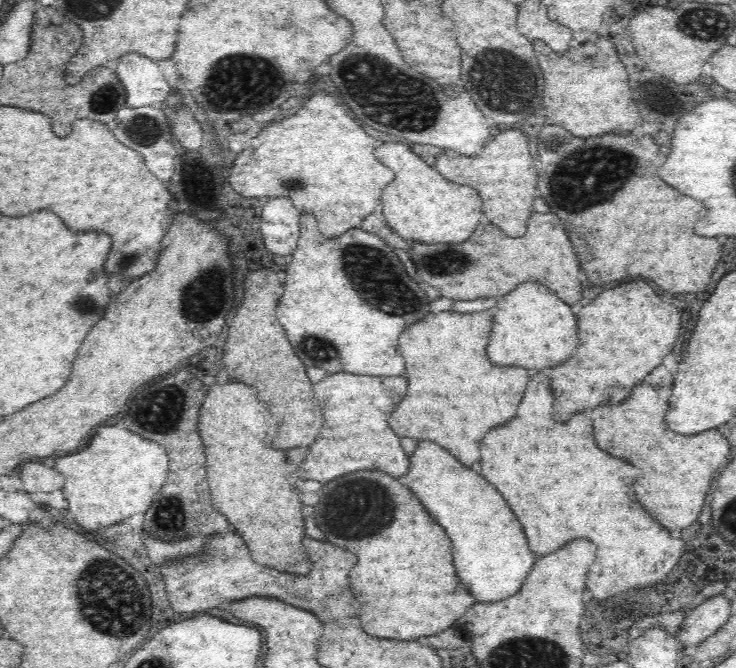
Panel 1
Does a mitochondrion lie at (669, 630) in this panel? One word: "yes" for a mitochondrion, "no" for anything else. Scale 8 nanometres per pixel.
no

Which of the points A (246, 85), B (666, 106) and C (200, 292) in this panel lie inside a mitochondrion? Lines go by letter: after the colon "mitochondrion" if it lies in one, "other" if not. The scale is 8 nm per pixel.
A: mitochondrion
B: other
C: mitochondrion

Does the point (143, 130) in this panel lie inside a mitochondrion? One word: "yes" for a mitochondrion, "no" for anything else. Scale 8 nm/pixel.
yes

